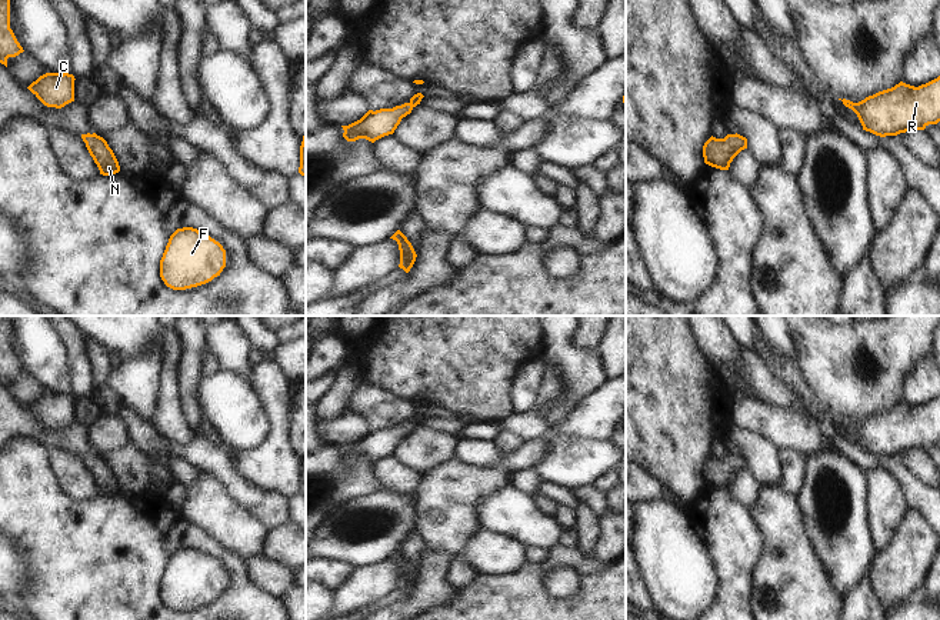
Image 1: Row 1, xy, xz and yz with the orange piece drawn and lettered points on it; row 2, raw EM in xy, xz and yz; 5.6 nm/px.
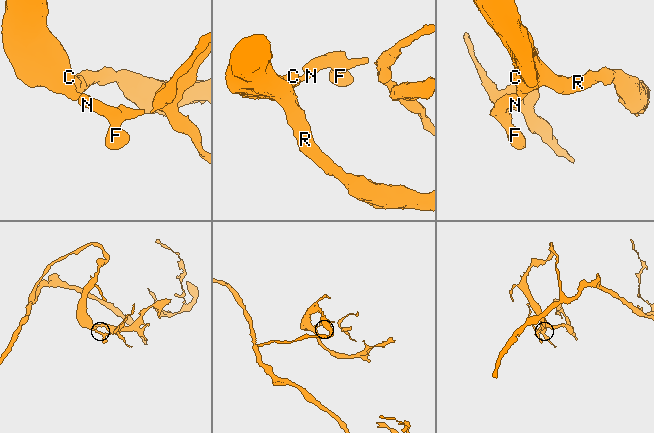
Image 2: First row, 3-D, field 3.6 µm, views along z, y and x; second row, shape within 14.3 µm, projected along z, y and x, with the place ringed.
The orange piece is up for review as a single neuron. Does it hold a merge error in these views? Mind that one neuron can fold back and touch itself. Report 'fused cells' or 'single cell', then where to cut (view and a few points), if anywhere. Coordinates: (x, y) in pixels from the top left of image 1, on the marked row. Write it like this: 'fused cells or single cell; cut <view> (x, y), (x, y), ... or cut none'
single cell; cut none

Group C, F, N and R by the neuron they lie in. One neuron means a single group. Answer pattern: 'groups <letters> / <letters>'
groups C F N R

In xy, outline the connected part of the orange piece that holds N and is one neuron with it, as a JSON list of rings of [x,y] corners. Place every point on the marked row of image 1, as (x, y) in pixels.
[[[87,133],[81,134],[81,139],[86,143],[86,147],[94,163],[97,164],[100,174],[113,176],[120,171],[119,161],[103,137],[97,136],[96,133]]]

